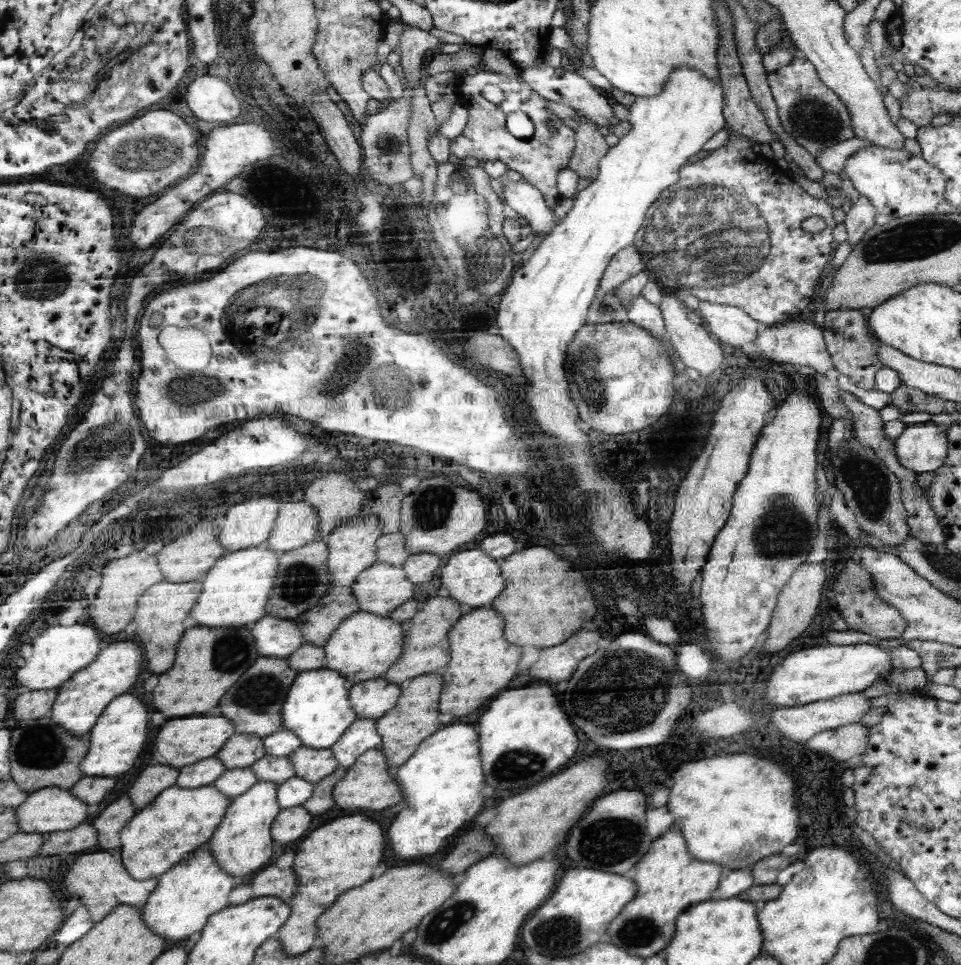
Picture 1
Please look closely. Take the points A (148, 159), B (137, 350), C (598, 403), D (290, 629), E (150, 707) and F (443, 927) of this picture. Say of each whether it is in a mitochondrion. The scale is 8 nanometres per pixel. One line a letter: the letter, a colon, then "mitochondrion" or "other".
A: mitochondrion
B: other
C: other
D: other
E: other
F: mitochondrion

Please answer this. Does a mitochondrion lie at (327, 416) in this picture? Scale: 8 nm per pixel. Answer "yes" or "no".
no

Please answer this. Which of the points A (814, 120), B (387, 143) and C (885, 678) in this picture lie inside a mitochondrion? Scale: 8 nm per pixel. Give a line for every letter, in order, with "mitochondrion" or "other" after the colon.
A: mitochondrion
B: mitochondrion
C: other

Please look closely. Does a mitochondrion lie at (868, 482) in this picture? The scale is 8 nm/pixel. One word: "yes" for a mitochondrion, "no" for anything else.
yes

